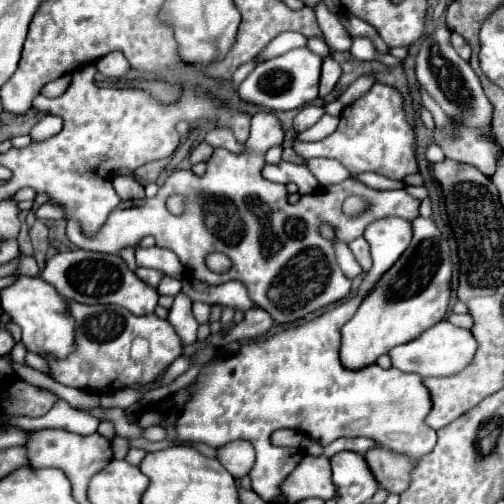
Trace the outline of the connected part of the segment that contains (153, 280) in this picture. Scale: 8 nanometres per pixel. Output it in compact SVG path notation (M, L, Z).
M142 267L136 269L136 275L138 275L142 281L146 281L148 285L152 285L152 287L156 287L156 285L160 283L160 279L164 277L164 273L160 273L160 271L156 271L156 269L142 269Z

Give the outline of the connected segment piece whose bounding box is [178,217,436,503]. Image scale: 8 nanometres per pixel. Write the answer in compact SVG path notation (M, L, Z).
M400 217L376 219L366 227L364 239L370 245L374 265L352 299L298 327L286 327L264 341L244 343L238 353L204 365L188 385L190 397L178 419L178 437L204 441L214 449L234 439L250 441L256 450L255 464L249 473L251 486L266 503L272 503L282 493L288 503L308 497L327 501L335 495L330 461L304 455L297 448L274 447L270 443L274 429L296 429L322 445L338 437L368 437L374 439L376 447L406 455L412 461L418 461L436 445L436 431L426 425L432 397L420 383L420 375L404 373L396 367L382 369L376 363L352 371L340 363L340 327L356 315L364 295L376 287L380 275L406 251L412 239L412 223Z

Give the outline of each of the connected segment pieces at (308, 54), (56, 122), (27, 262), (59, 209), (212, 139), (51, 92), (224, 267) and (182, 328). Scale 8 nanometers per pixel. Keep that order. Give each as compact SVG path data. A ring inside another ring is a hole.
M308 47L292 49L280 57L268 59L260 63L238 87L240 97L244 101L262 105L270 111L290 111L300 109L306 103L314 101L318 97L318 81L320 81L320 67L324 57L312 53Z
M44 115L30 131L30 137L36 139L36 141L42 141L42 139L50 139L52 135L56 135L58 131L62 129L62 119L60 117L54 117L54 115Z
M24 257L22 263L20 263L20 269L16 273L18 275L28 275L28 277L38 277L40 275L40 269L38 269L34 257Z
M49 201L42 205L36 212L36 217L50 220L63 219L65 211L62 205Z
M212 129L212 131L206 133L204 141L210 143L212 147L224 147L224 149L228 149L228 151L232 151L232 153L240 153L240 151L244 149L244 145L240 145L240 143L234 139L234 135L232 135L230 129Z
M68 73L67 75L63 75L60 79L56 79L47 83L41 91L41 94L46 96L47 98L57 98L64 93L64 87L68 87L70 85L72 79L72 74Z
M210 253L208 259L206 259L206 265L208 265L210 271L216 271L216 273L224 273L232 267L230 259L224 253Z
M176 295L172 309L168 313L168 321L178 333L182 345L187 344L187 338L195 338L199 324L193 317L192 301L188 299L188 295Z

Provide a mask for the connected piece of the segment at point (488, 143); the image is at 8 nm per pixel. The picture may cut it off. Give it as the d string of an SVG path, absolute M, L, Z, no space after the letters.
M458 123L454 127L458 129L458 137L454 141L446 139L438 129L434 129L436 143L442 147L444 155L454 159L454 161L470 163L476 169L484 171L484 175L490 177L496 169L496 151L500 149L498 143L482 131L466 129Z

